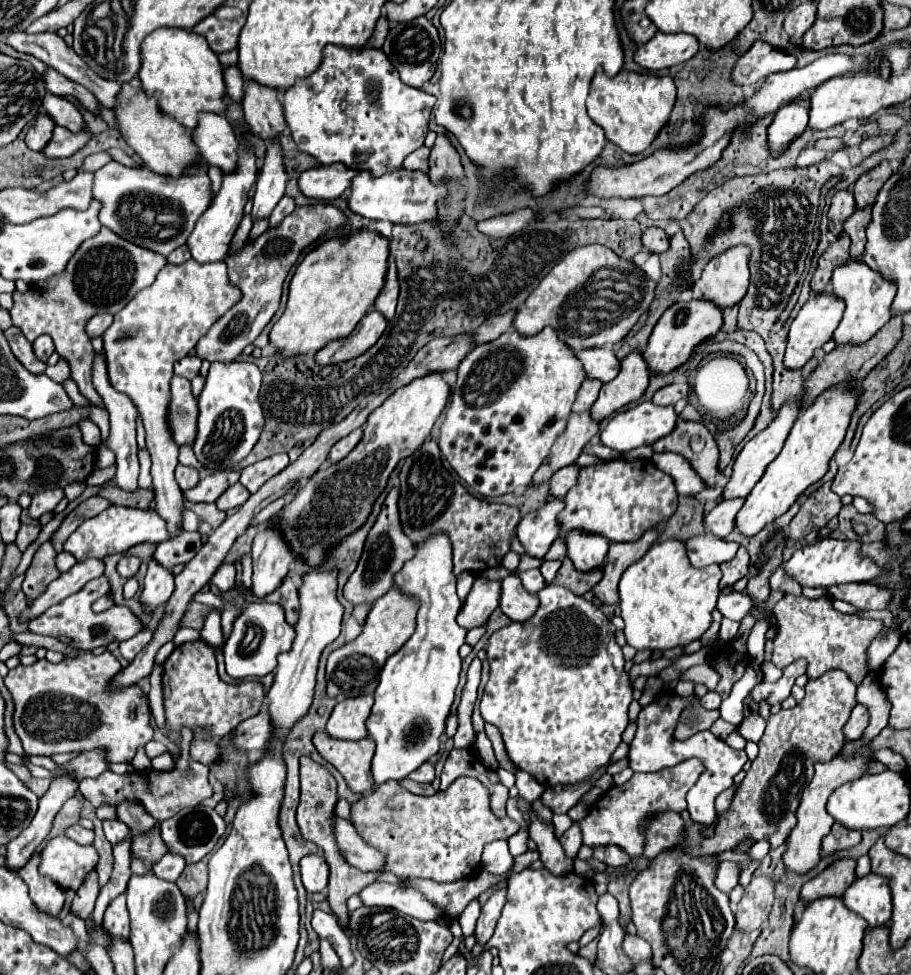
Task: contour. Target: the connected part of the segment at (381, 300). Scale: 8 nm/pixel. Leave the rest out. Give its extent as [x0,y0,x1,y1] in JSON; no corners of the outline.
[371,259,399,321]

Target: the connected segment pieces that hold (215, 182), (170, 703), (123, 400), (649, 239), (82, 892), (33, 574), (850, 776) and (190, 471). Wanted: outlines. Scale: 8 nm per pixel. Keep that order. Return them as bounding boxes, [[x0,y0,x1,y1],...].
[[207,167,223,199],[163,639,263,745],[93,355,139,493],[641,227,669,255],[71,871,99,919],[23,535,61,601],[783,745,875,873],[175,465,199,491]]

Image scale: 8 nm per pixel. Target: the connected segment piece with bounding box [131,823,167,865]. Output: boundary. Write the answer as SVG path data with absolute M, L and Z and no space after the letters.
M159 823L155 829L151 829L149 833L143 833L143 835L137 835L131 843L131 853L133 857L137 859L143 859L147 865L151 863L157 863L165 853L167 853L167 847L159 835Z

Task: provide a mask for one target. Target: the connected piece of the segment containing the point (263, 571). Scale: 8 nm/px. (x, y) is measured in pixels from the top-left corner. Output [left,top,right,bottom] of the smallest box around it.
[251,523,295,599]

